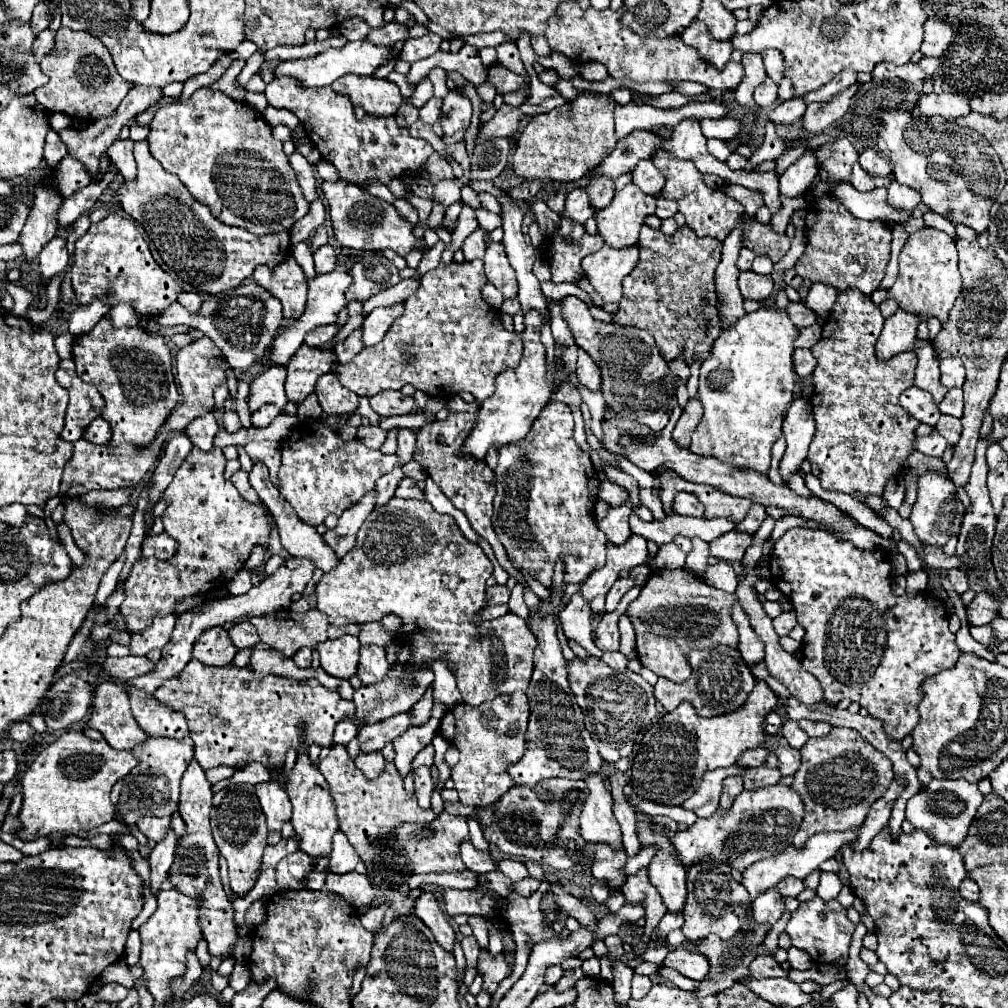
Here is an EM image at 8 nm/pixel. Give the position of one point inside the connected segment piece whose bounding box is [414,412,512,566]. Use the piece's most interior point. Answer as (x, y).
(469, 484)

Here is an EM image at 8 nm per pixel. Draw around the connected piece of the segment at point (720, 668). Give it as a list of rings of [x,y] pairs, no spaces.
[[[714,646],[710,650],[696,650],[690,654],[690,666],[694,666],[694,674],[682,682],[674,684],[666,678],[660,678],[654,686],[656,700],[672,712],[680,702],[690,702],[696,708],[698,716],[720,716],[734,712],[744,706],[748,694],[754,688],[756,678],[750,674],[750,668],[744,664],[740,652],[730,646]]]

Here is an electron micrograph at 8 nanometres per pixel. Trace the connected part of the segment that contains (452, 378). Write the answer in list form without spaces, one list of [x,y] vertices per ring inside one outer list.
[[[470,260],[464,264],[438,266],[426,272],[420,280],[420,288],[406,300],[404,314],[390,326],[384,340],[376,346],[364,348],[352,362],[338,366],[338,378],[342,386],[358,396],[374,396],[380,390],[400,390],[404,384],[428,392],[430,396],[452,396],[462,390],[472,392],[478,402],[494,392],[494,378],[506,368],[514,368],[522,358],[522,340],[502,326],[496,310],[482,300],[480,286],[486,282],[484,260]]]

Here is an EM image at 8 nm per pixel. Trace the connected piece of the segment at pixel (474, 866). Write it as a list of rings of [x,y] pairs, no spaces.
[[[470,842],[462,844],[462,862],[466,864],[468,870],[476,872],[476,874],[484,874],[494,870],[494,860],[490,858],[488,852],[478,852]]]

